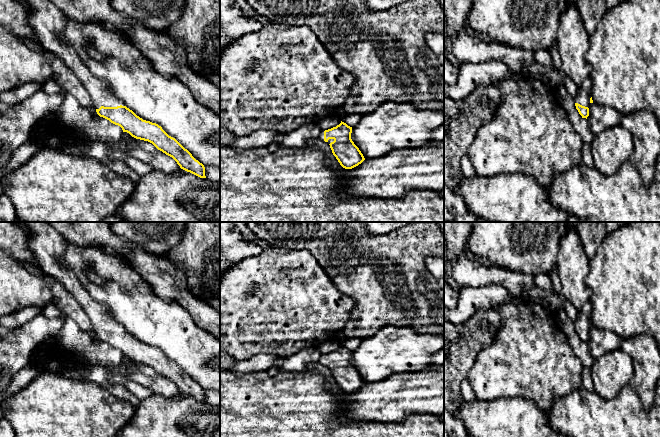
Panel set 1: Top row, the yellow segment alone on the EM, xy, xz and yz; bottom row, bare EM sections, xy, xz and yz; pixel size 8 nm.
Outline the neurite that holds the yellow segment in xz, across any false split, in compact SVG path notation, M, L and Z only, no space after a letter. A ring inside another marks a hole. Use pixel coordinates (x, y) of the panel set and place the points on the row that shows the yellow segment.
M342 122L331 129L321 131L318 138L330 145L333 155L345 169L352 169L365 158L351 139L352 127Z

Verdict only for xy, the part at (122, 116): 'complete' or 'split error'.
split error

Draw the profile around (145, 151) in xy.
M123 132L122 137L128 155L150 164L154 170L172 174L181 169L172 157L158 150L152 143L136 139L127 132Z

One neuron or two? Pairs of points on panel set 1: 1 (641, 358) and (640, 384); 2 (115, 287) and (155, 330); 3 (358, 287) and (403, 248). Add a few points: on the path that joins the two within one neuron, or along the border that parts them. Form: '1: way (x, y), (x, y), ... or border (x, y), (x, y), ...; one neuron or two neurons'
1: way (641, 364), (641, 378); one neuron
2: way (126, 298), (147, 319); one neuron
3: way (372, 276), (387, 274), (392, 262); one neuron

